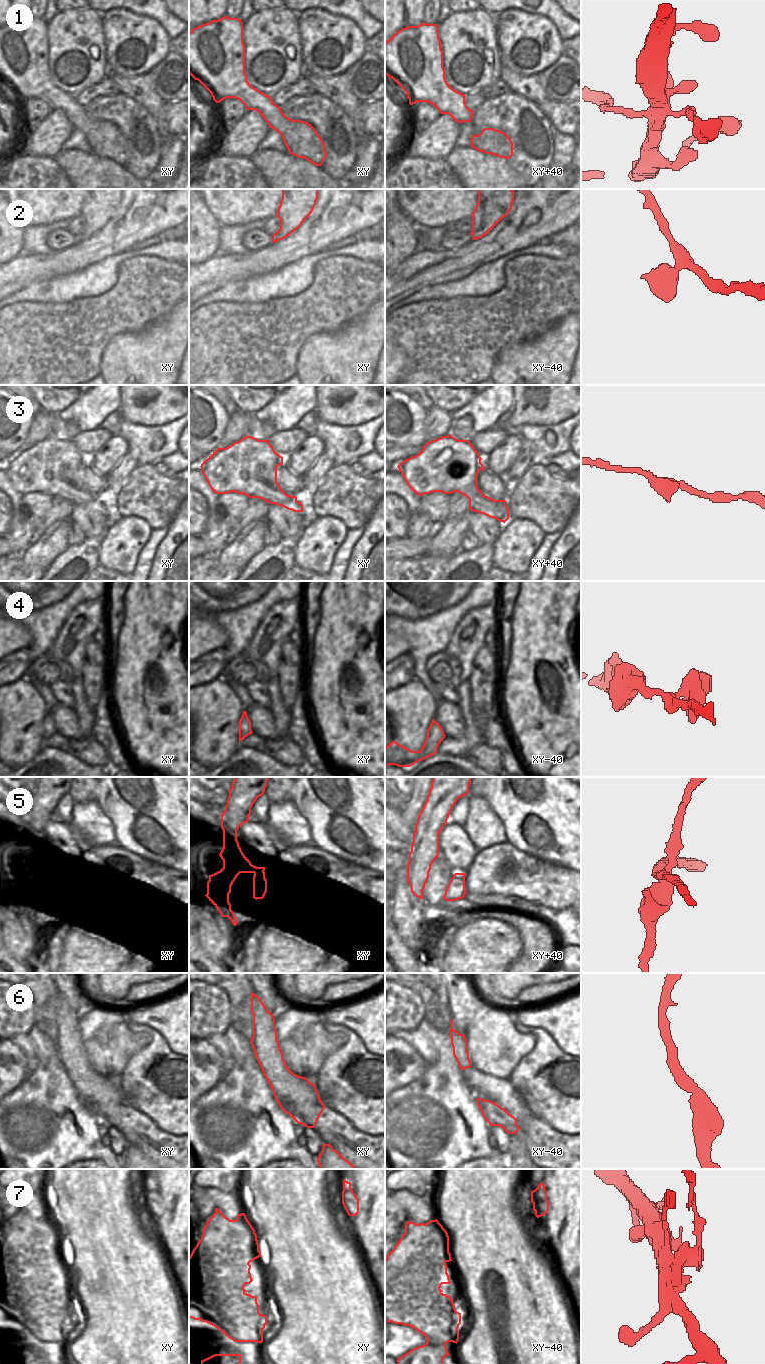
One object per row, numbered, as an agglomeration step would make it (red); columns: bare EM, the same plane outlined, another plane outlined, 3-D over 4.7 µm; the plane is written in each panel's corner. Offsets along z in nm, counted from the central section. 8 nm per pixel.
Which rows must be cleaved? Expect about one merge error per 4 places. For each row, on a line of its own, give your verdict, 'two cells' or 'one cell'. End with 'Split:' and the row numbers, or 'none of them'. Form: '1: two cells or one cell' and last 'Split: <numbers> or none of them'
1: one cell
2: one cell
3: one cell
4: one cell
5: two cells
6: one cell
7: two cells
Split: 5, 7

